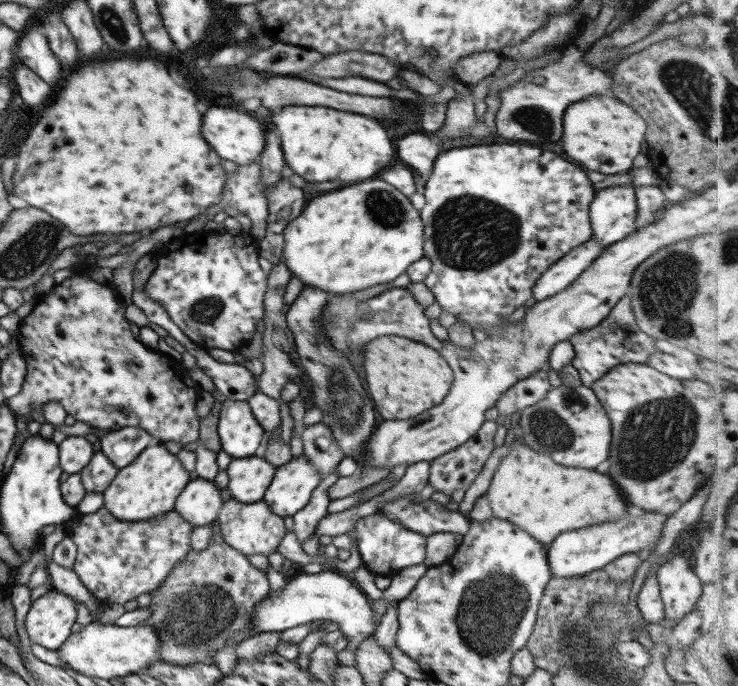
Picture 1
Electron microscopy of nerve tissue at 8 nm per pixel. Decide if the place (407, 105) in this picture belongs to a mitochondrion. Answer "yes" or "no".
no

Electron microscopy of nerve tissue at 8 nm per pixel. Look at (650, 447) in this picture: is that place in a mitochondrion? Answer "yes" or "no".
yes

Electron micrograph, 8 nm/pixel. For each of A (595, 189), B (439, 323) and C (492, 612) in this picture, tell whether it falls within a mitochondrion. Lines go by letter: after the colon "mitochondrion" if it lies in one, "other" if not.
A: other
B: other
C: mitochondrion

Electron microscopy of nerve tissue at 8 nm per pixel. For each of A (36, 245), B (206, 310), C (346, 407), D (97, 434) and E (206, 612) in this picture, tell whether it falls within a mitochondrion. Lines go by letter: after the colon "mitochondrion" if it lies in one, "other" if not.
A: mitochondrion
B: mitochondrion
C: mitochondrion
D: other
E: mitochondrion

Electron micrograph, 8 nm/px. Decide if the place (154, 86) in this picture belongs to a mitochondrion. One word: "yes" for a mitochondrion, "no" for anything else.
no

